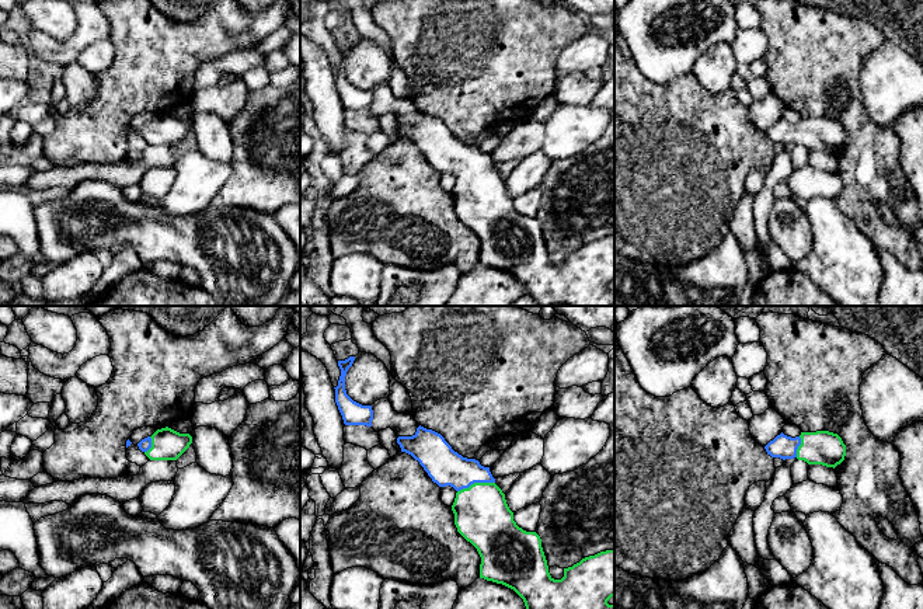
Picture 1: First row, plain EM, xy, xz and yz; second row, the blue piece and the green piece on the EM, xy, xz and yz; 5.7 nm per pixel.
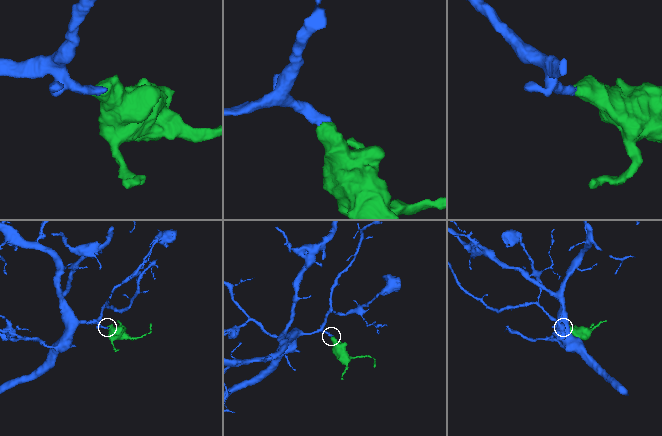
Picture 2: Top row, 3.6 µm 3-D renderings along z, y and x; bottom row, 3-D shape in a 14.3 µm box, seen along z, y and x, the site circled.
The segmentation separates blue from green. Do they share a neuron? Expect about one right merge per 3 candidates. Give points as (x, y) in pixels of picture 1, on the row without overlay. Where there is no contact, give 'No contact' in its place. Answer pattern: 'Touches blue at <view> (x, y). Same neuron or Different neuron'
Touches blue at xz (476, 167). Same neuron

